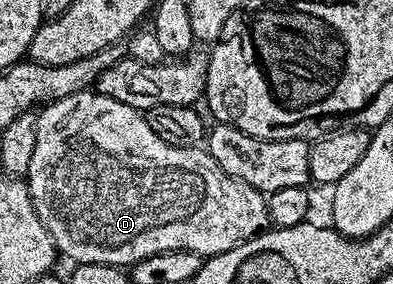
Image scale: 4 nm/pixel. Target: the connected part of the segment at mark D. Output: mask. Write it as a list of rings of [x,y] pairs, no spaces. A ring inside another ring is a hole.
[[[94,91],[65,95],[65,99],[57,99],[43,105],[35,122],[37,123],[37,143],[33,143],[33,160],[29,162],[29,171],[25,178],[27,190],[41,223],[45,223],[53,239],[56,250],[62,256],[64,253],[65,256],[72,257],[72,262],[81,265],[101,263],[130,267],[136,265],[141,259],[149,259],[149,255],[162,253],[198,253],[200,257],[206,259],[229,251],[245,243],[250,237],[258,237],[268,228],[267,197],[264,194],[249,187],[249,183],[238,181],[237,178],[228,175],[213,160],[206,148],[165,143],[165,139],[161,139],[161,135],[157,135],[153,132],[153,127],[149,127],[146,116],[140,110],[125,107],[125,103],[117,103],[117,99],[109,99],[109,95],[101,95]]]

